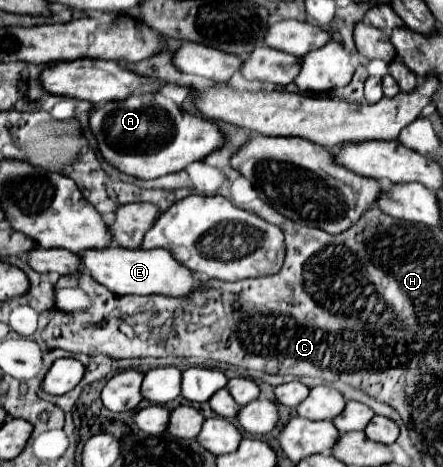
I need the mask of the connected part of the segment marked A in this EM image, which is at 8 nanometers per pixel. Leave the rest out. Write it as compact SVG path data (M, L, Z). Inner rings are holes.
M135 95L127 101L109 101L103 105L97 105L95 111L91 111L91 131L99 143L99 151L113 167L119 171L137 177L137 179L157 179L161 175L183 171L187 165L195 161L203 161L213 151L221 149L225 145L225 135L217 127L215 121L205 119L201 115L185 113L177 103L167 99L165 95Z

